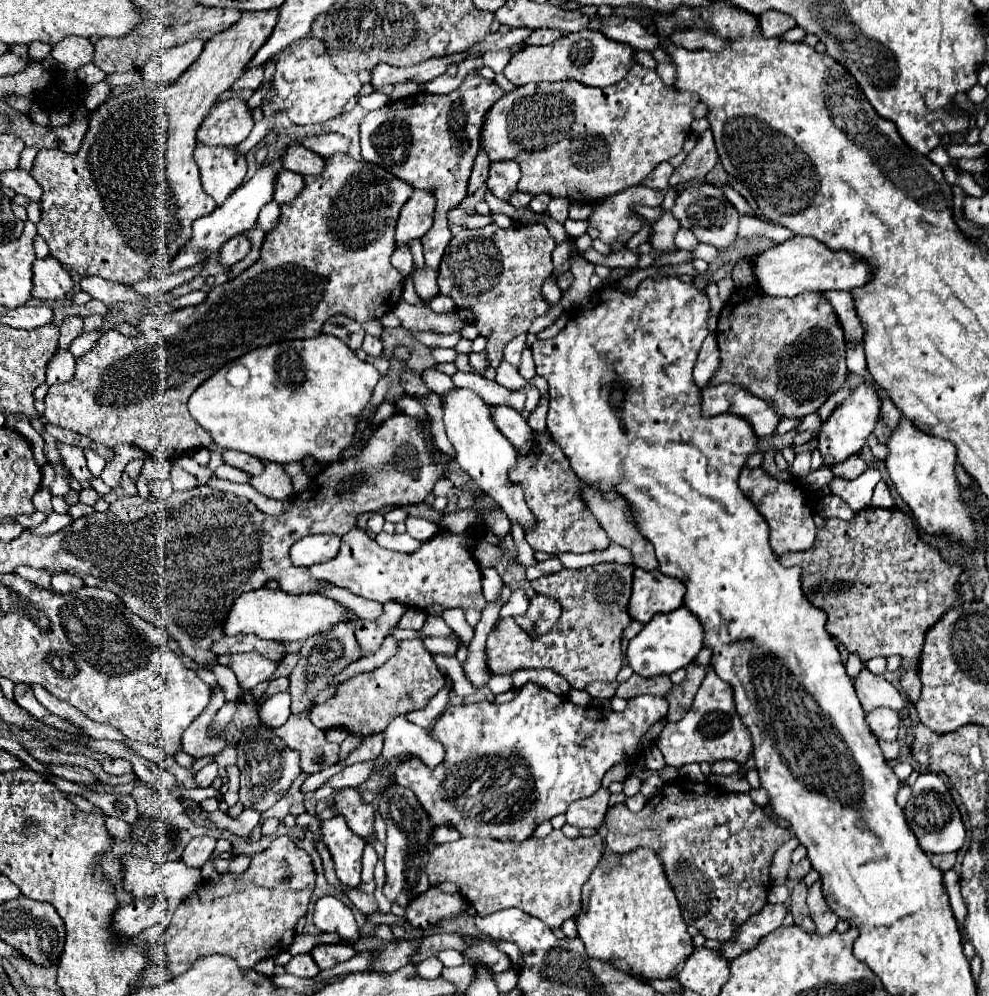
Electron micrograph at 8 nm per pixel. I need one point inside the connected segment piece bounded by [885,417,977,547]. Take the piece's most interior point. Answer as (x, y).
(922, 468)

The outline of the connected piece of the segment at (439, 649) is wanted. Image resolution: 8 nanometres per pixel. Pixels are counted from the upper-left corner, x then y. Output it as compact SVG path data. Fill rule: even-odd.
M429 637L425 639L425 649L429 653L443 653L443 655L455 655L457 653L457 641L445 639L445 637Z

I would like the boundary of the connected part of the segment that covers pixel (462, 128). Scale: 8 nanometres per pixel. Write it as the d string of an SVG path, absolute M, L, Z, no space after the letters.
M475 71L463 79L459 89L447 95L411 95L397 103L371 111L361 121L361 157L379 163L399 179L413 181L413 187L427 187L437 197L435 225L421 237L425 263L433 269L439 267L441 255L449 245L451 231L447 211L457 207L467 195L467 179L471 175L473 159L479 149L479 131L485 113L505 91Z

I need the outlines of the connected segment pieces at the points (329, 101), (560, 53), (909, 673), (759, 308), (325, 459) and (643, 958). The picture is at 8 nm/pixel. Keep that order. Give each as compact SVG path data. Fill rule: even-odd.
M305 37L297 43L289 45L289 49L281 51L281 55L273 57L277 63L273 85L277 93L267 93L267 103L263 103L263 113L277 113L287 111L289 119L297 125L311 125L311 123L325 123L327 119L341 113L349 97L361 91L361 81L357 75L343 75L333 65L325 51L325 45L319 39Z
M581 31L581 33L567 33L551 45L533 47L529 45L525 51L511 57L509 65L505 67L505 77L513 85L525 83L539 83L539 81L579 81L589 87L609 87L615 85L625 73L631 69L635 49L627 43L617 43L605 39L597 31Z
M867 507L851 521L827 519L825 527L819 529L815 545L809 551L789 551L779 557L781 565L791 567L799 565L801 571L801 587L811 605L823 609L827 613L827 633L837 639L847 651L857 651L861 659L873 657L889 657L899 655L899 685L907 693L909 701L915 703L921 695L919 681L919 657L925 641L925 631L947 613L953 603L959 599L959 575L961 567L957 563L949 563L941 557L941 553L931 547L913 525L911 517L901 513L899 509L875 509Z
M757 287L755 295L747 297L745 293L737 293L733 301L729 301L717 321L717 345L719 345L719 369L711 377L709 385L717 387L721 383L735 383L755 397L771 403L771 407L783 415L793 419L803 419L805 415L817 413L819 407L845 383L847 365L845 365L845 337L837 313L819 293L807 291L793 299L787 297L769 297Z
M321 333L313 339L285 341L249 351L205 379L189 397L187 409L221 449L243 451L261 461L281 465L301 461L305 455L311 455L317 463L329 465L337 461L339 453L351 443L357 415L369 403L379 379L381 373L367 361L361 361L341 339Z
M637 849L629 855L609 855L605 853L605 863L593 871L589 881L582 887L581 896L586 903L581 915L575 917L577 933L583 941L587 955L611 963L637 979L667 979L681 961L685 961L693 951L693 939L687 933L687 925L681 917L679 903L669 887L665 873L661 871L661 861L649 849Z

